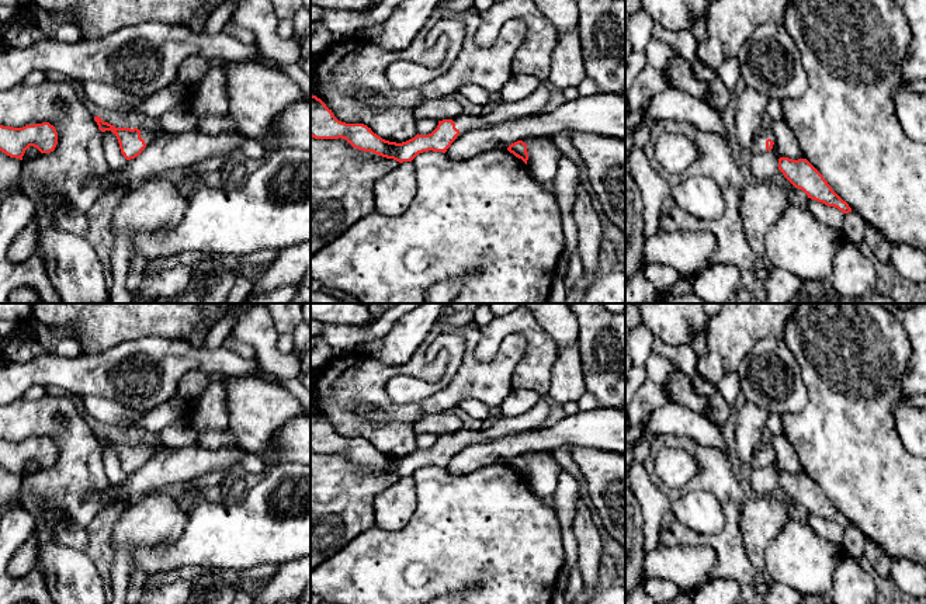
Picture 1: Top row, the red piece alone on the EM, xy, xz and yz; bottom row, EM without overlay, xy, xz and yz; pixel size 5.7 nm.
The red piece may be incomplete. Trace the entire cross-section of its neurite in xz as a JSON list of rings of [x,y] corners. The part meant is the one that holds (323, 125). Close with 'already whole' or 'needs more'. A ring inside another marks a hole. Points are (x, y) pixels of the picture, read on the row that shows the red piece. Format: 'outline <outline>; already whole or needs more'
outline [[[541,80],[530,96],[517,103],[502,101],[490,114],[482,117],[462,112],[452,119],[438,121],[437,128],[431,133],[417,133],[402,143],[382,139],[364,124],[339,121],[320,98],[311,96],[311,136],[315,139],[341,138],[358,150],[372,152],[399,163],[412,162],[423,152],[445,153],[451,143],[467,131],[541,114],[548,103],[549,90],[549,81]]]; needs more

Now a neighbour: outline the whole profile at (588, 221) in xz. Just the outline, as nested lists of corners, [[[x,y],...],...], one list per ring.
[[[578,187],[572,215],[578,228],[578,250],[585,273],[599,274],[599,254],[603,240],[603,223],[592,204],[592,194]]]

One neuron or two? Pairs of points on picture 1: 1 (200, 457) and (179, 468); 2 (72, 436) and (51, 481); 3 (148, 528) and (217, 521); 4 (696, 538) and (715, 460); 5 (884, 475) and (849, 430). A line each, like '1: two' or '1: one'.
1: one
2: one
3: two
4: one
5: one

